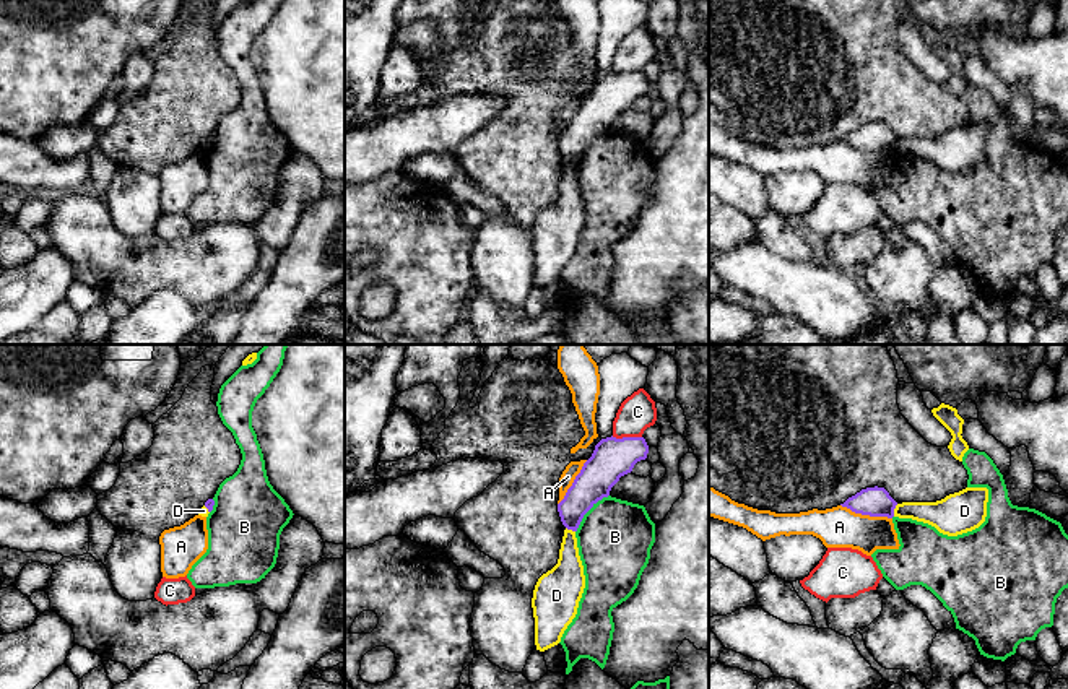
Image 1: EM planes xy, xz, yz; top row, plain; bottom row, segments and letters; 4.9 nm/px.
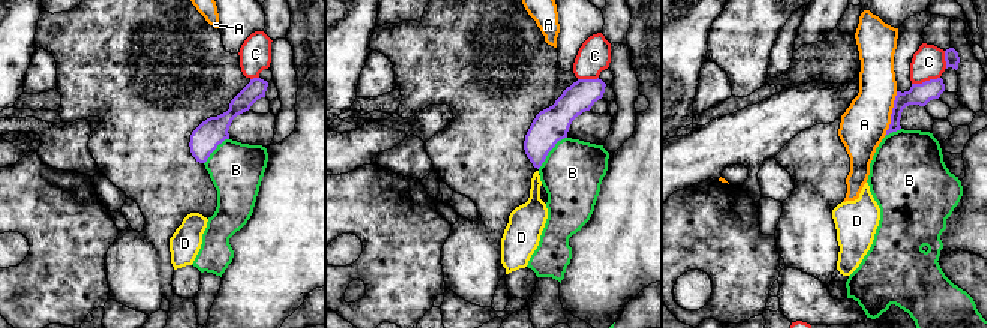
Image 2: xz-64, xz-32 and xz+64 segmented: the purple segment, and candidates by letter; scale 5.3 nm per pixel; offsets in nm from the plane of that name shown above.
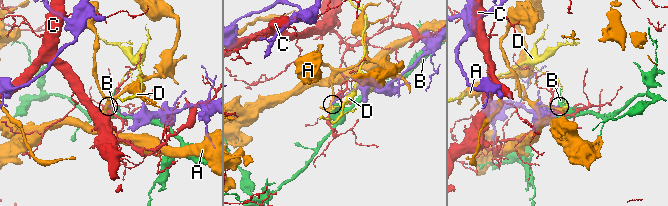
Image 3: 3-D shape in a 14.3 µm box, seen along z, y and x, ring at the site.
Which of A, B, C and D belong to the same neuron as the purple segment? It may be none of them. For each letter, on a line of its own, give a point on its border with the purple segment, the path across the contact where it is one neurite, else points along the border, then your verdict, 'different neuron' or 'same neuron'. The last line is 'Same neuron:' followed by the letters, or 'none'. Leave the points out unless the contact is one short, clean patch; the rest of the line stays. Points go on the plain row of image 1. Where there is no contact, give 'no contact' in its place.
A: contact yz (867, 150); border yz (841, 140), (855, 148), (891, 155); different neuron
B: contact xz (587, 147); different neuron
C: contact xz (626, 73); different neuron
D: contact yz (893, 147); border yz (898, 140), (893, 151); different neuron
Same neuron: none

